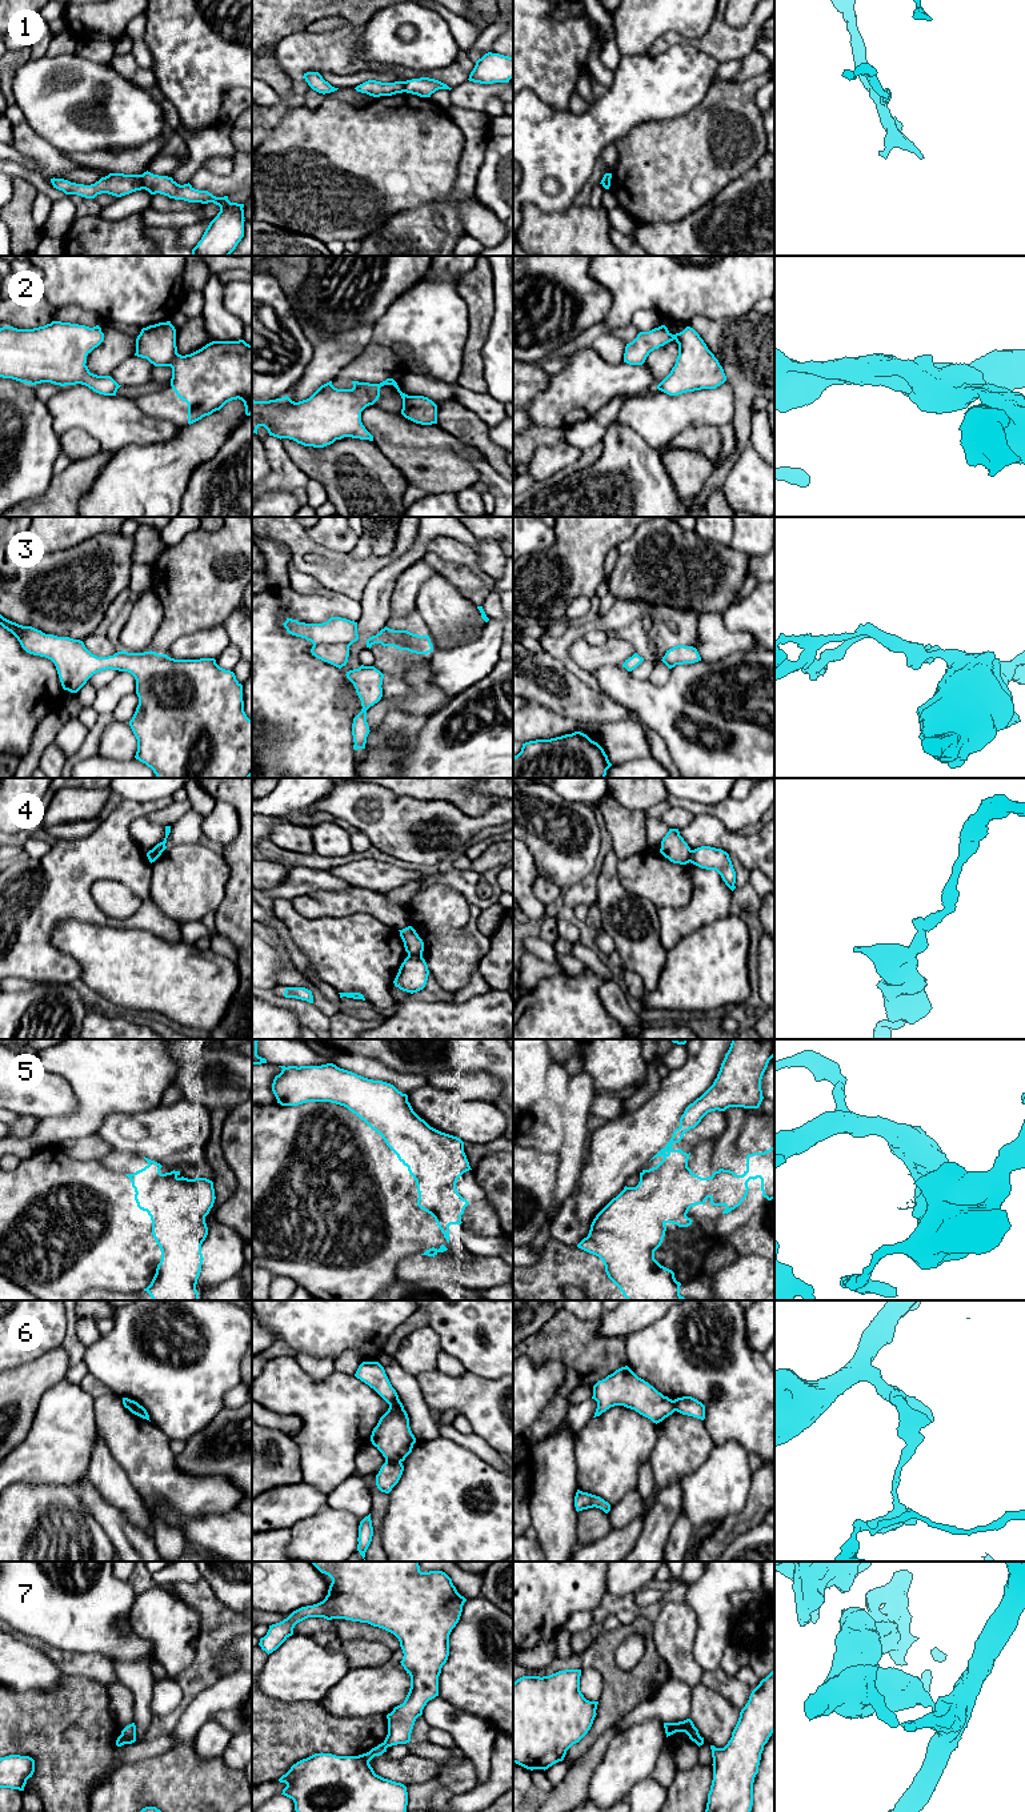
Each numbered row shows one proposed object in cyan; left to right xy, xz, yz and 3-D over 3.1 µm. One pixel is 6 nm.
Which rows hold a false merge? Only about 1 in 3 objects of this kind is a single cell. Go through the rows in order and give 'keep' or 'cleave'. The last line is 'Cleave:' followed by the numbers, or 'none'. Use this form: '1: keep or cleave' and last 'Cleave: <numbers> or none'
1: cleave
2: keep
3: keep
4: cleave
5: keep
6: cleave
7: cleave
Cleave: 1, 4, 6, 7

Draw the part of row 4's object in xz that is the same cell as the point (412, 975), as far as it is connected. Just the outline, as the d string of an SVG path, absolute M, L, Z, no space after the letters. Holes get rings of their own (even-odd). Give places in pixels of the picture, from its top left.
M408 955L401 963L393 983L400 990L413 994L425 987L428 975L425 959L419 955Z

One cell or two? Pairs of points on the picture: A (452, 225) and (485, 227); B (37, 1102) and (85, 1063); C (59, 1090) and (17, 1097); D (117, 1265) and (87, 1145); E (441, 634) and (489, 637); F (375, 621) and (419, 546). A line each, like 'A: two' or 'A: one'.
A: two
B: two
C: one
D: two
E: two
F: one

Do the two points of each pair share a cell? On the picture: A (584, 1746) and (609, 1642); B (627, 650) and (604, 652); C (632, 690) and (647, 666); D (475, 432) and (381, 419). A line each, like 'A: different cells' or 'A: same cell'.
A: same cell
B: same cell
C: different cells
D: different cells

